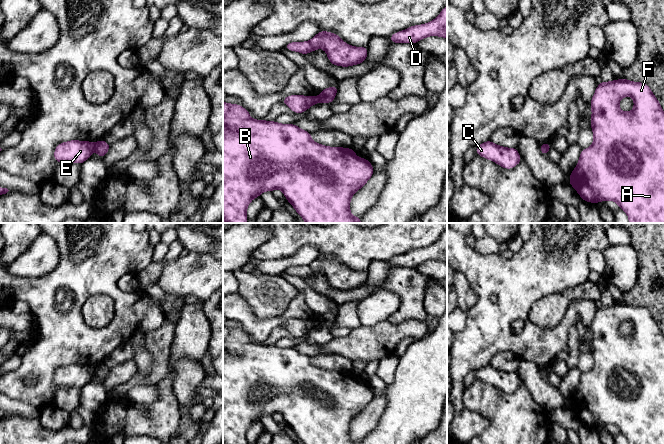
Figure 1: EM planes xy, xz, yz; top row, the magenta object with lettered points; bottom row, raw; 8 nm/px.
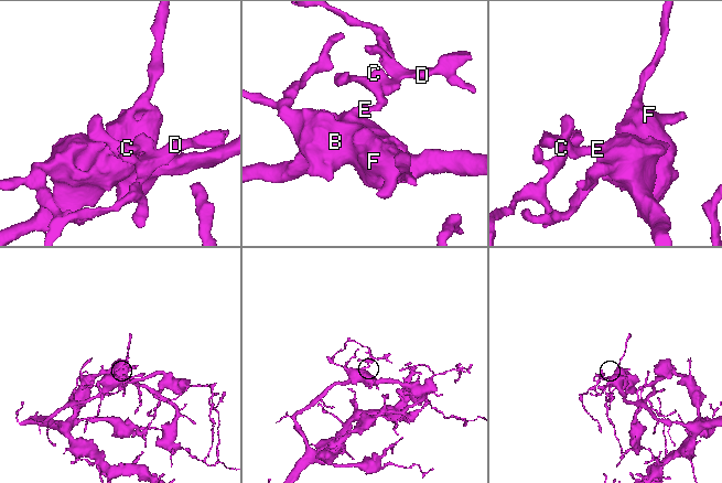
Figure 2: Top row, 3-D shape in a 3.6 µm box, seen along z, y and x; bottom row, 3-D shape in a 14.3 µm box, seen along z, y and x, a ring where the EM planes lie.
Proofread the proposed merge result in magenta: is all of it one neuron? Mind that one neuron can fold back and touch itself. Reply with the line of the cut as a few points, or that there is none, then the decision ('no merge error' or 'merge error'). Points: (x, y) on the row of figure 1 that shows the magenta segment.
cut in xy along (96, 143), (94, 148); merge error

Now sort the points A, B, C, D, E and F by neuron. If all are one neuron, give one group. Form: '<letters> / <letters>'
A B E F / C D

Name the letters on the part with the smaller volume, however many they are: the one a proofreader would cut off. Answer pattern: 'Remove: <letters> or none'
Remove: C, D

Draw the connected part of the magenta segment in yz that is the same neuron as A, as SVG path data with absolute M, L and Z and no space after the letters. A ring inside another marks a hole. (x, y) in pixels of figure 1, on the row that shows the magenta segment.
M621 78L610 82L601 81L591 99L591 129L594 135L593 144L586 149L582 149L579 161L575 169L569 175L570 185L578 192L581 199L587 202L598 204L599 201L615 201L621 210L629 217L629 223L664 223L664 111L651 91L651 88L642 82L633 82ZM631 96L634 100L634 109L630 112L622 112L619 109L621 98Z

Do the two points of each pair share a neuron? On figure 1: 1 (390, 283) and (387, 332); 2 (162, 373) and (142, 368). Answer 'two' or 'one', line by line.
1: two
2: two

